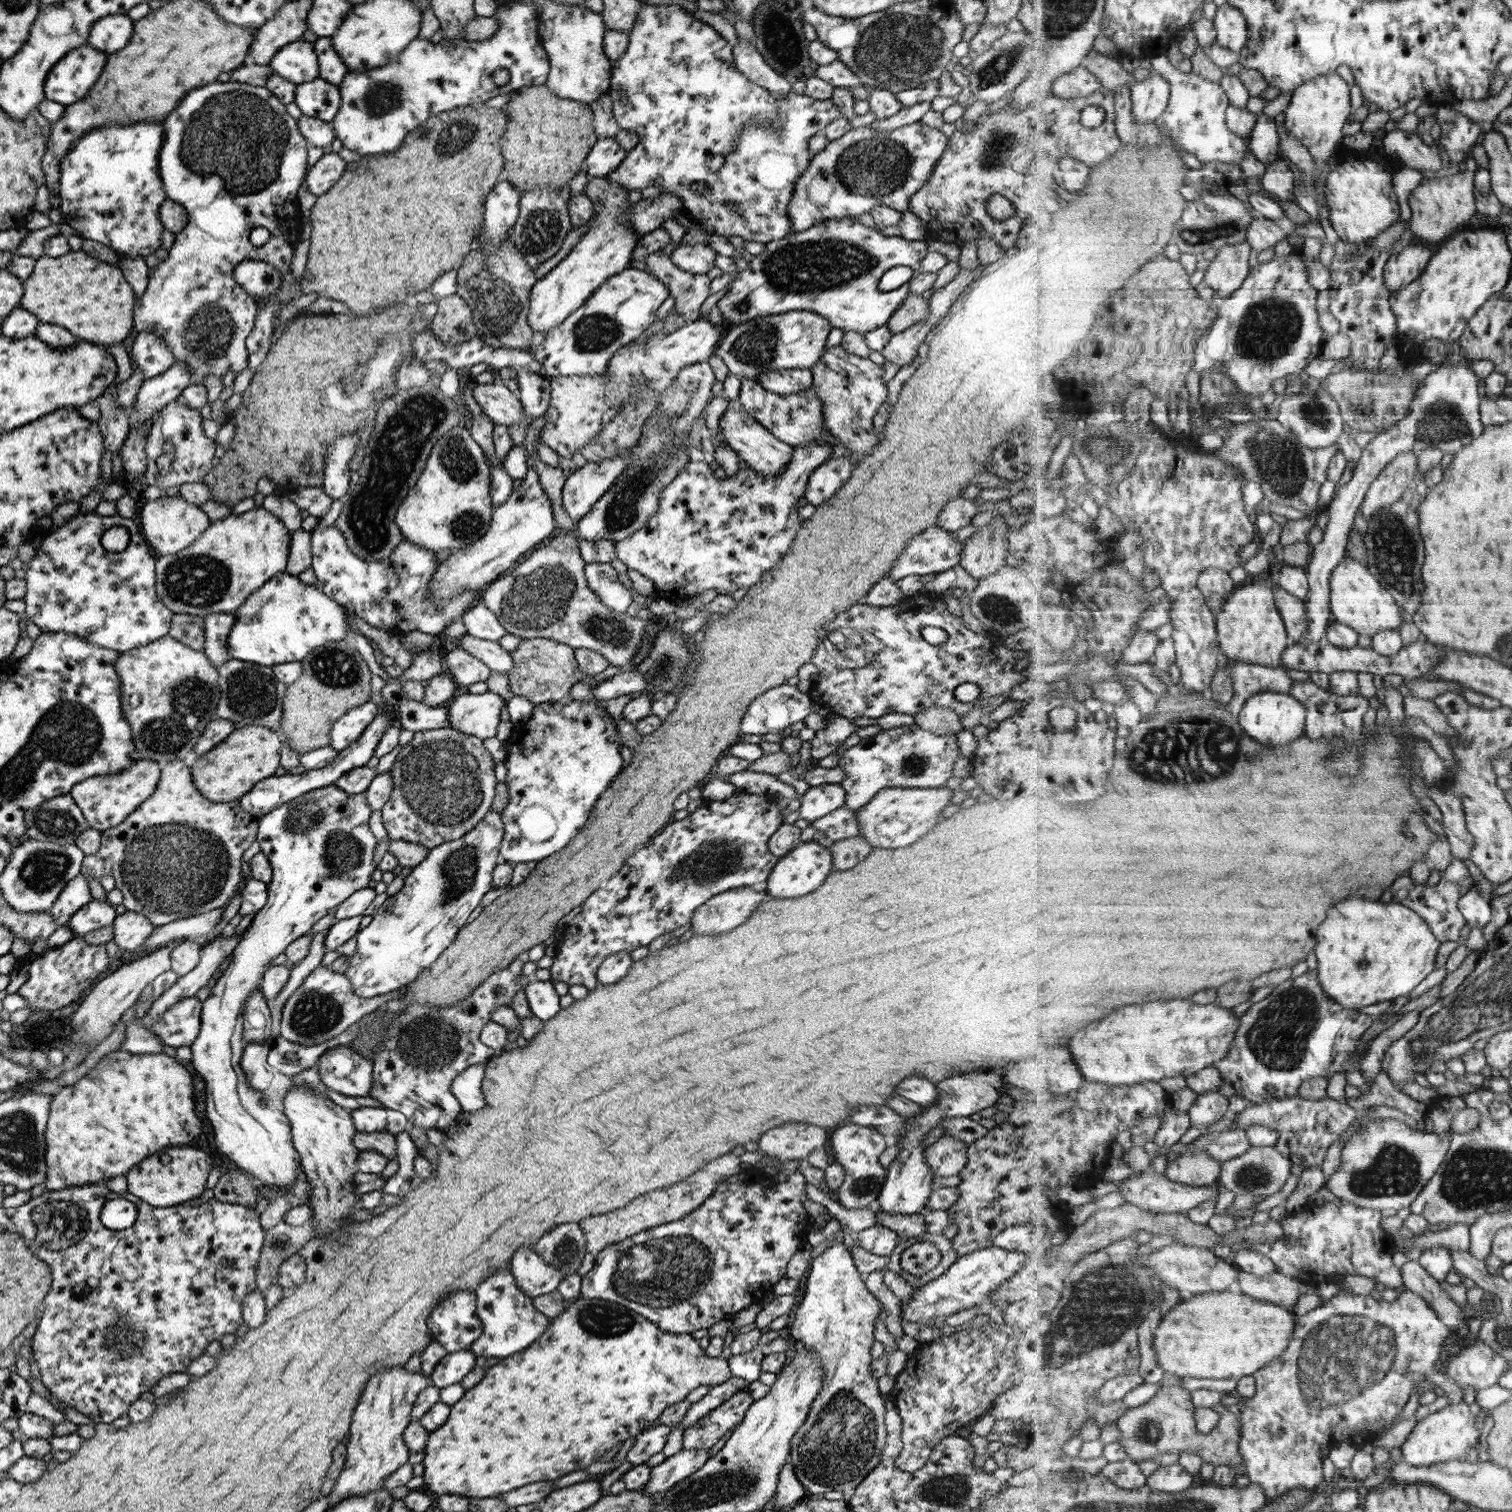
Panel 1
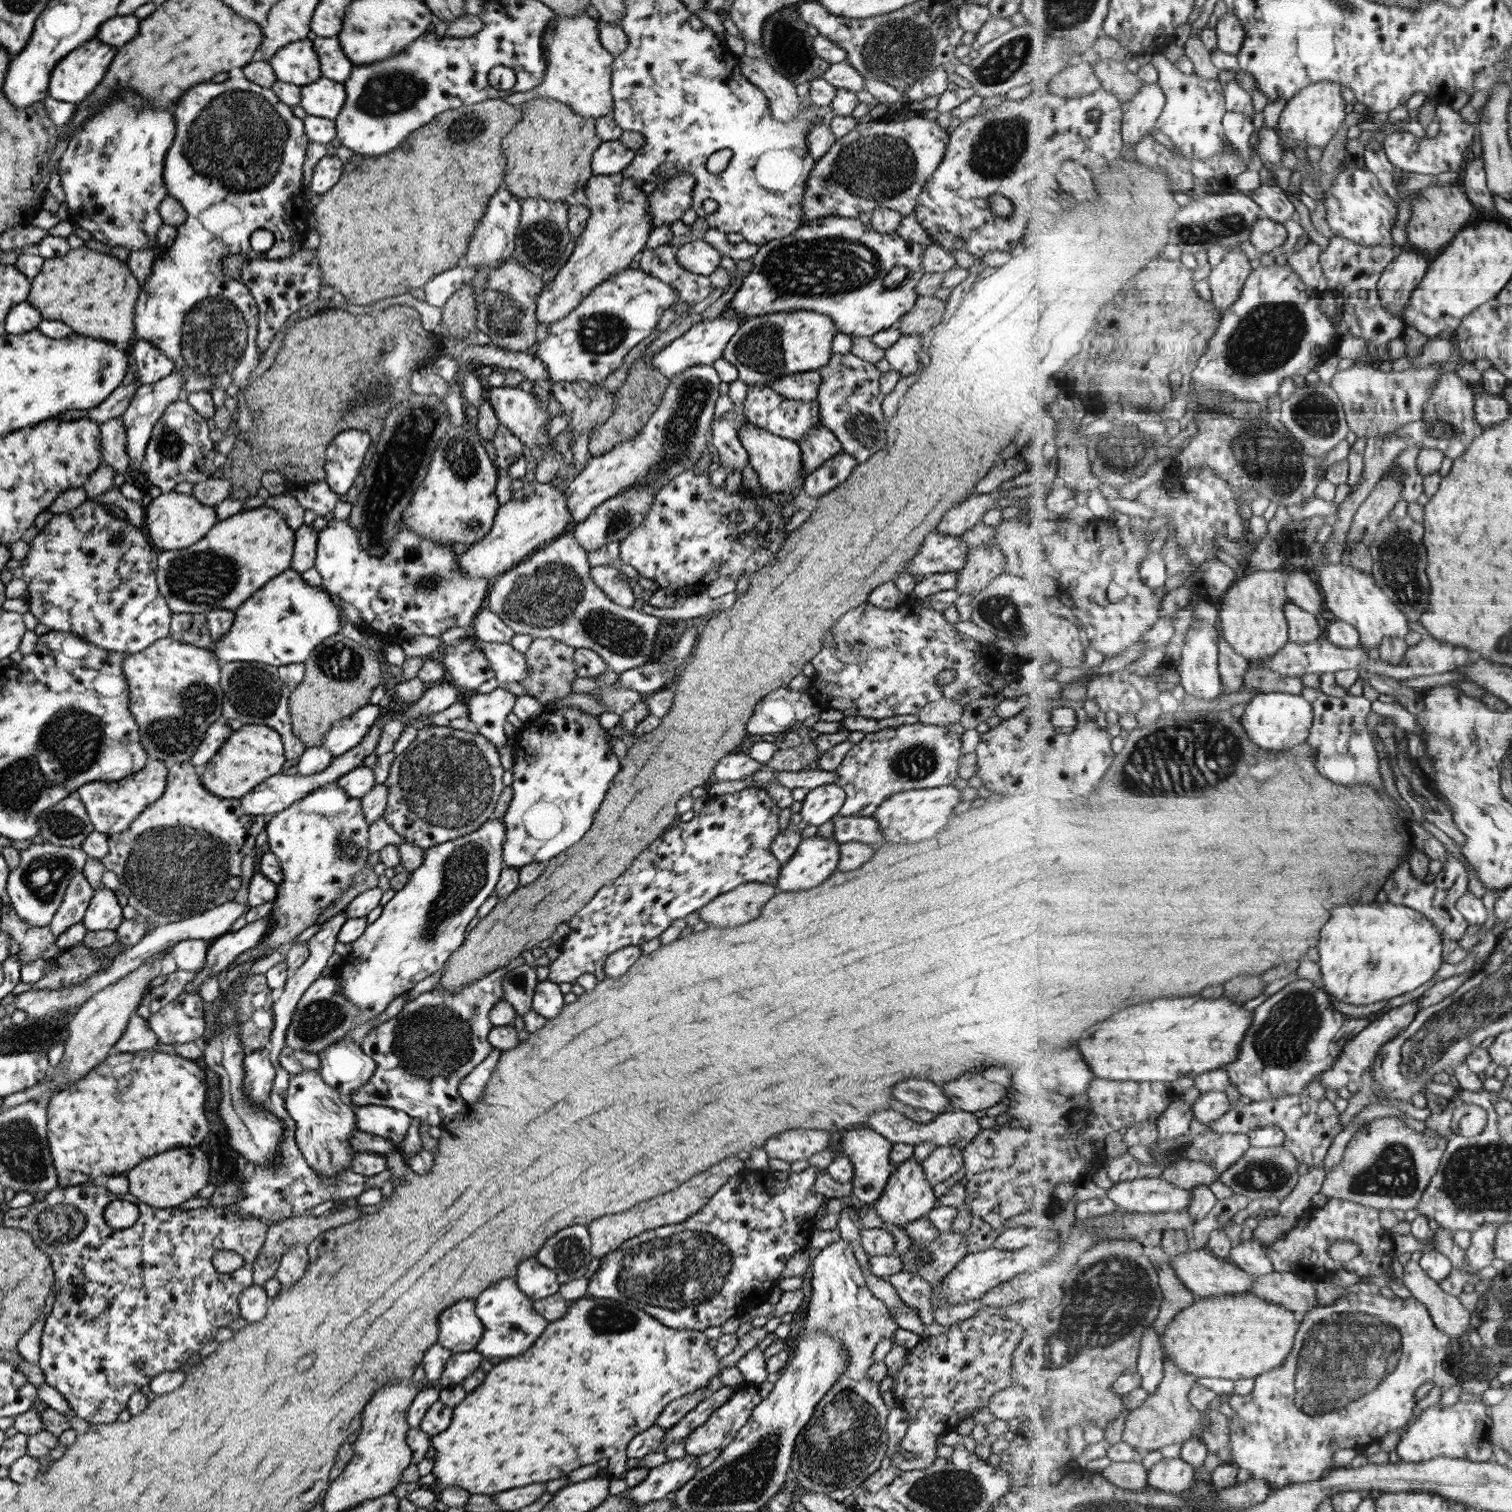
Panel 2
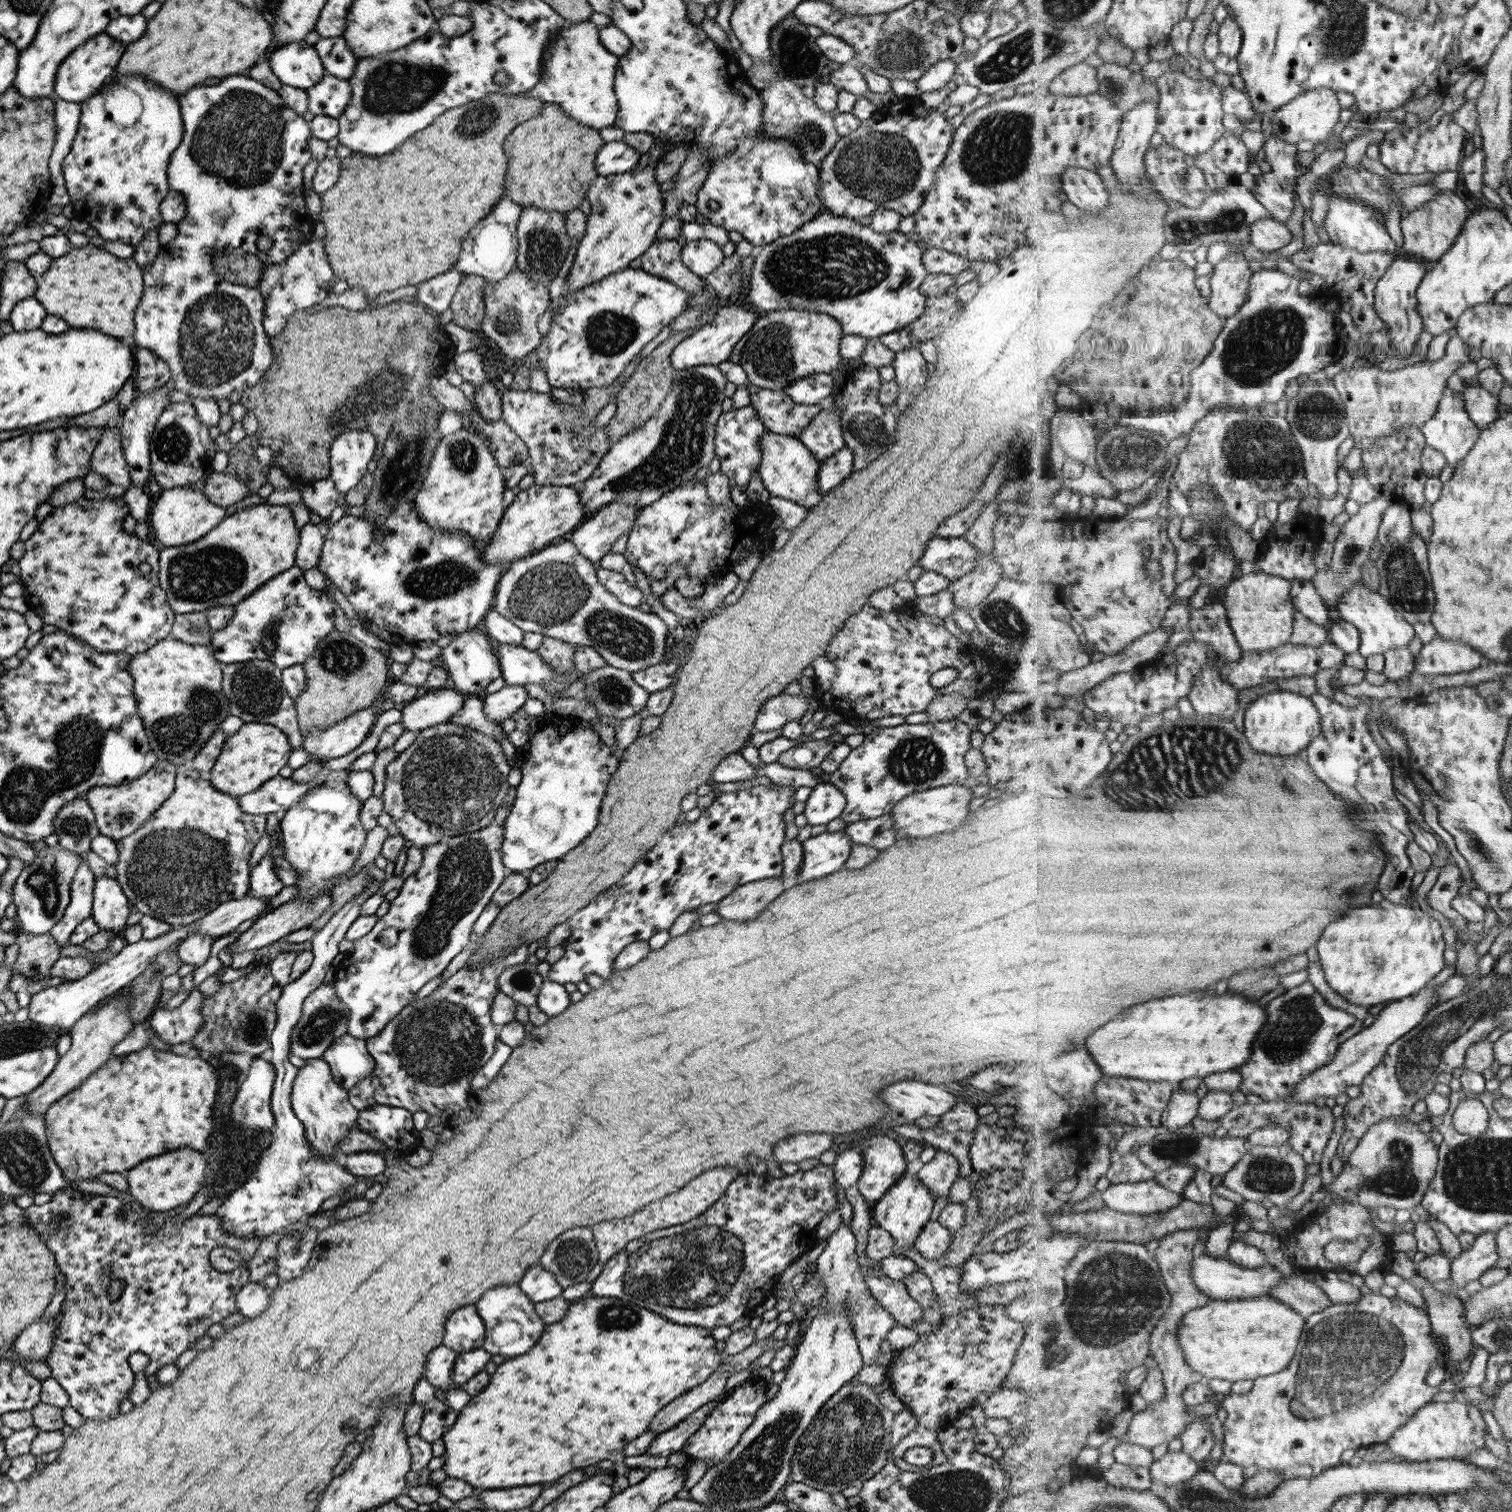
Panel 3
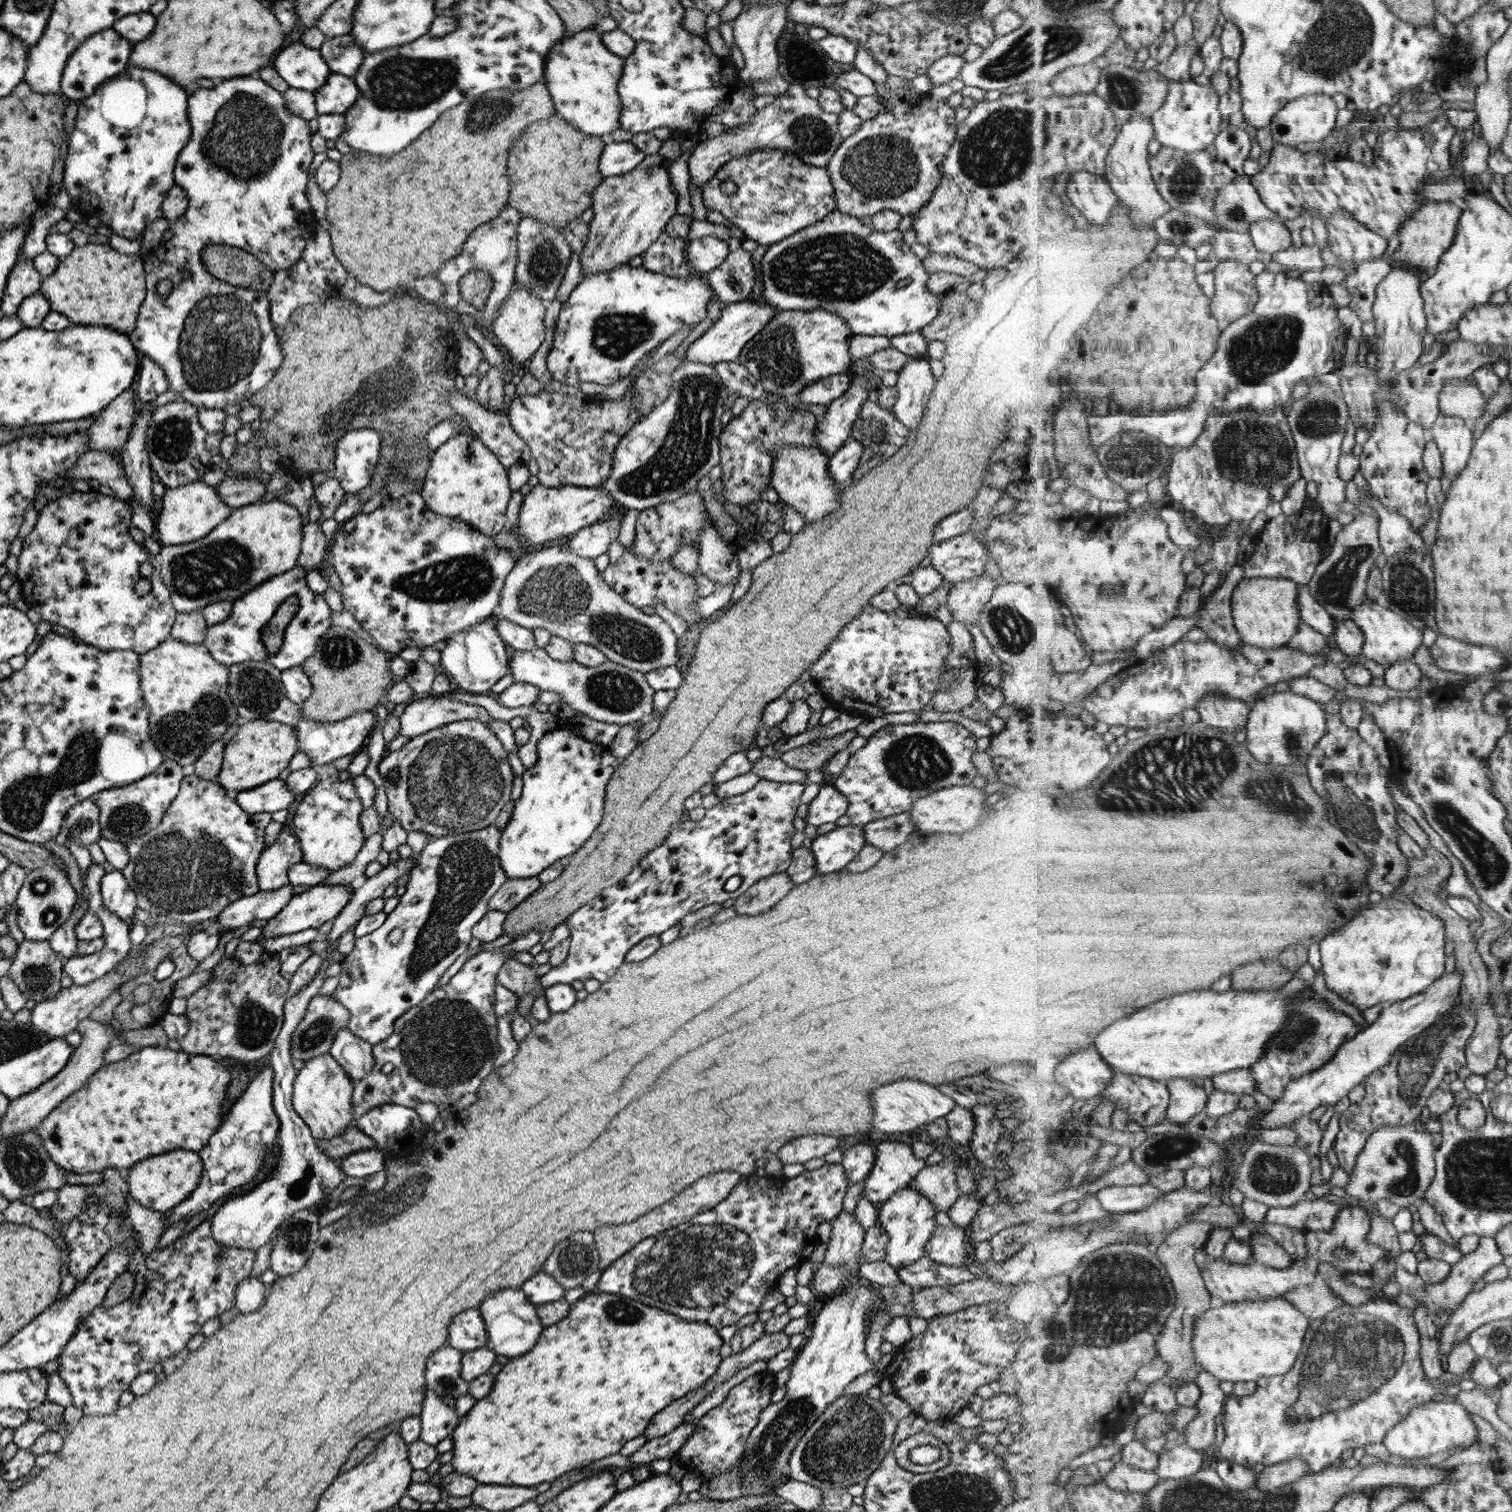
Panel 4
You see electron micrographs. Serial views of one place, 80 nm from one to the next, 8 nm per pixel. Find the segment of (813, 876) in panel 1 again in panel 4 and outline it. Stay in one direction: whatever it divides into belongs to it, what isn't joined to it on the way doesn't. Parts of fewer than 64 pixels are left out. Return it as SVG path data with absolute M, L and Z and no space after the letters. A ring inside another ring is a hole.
M848 824L837 827L822 835L815 835L809 846L817 875L843 870L855 858L864 842L862 825Z

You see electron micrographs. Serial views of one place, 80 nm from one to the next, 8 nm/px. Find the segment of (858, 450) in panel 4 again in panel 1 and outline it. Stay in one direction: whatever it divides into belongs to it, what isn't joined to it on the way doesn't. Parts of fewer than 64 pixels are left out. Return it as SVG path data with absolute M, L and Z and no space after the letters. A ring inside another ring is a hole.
M829 457L817 465L807 478L803 493L805 500L814 507L829 500L850 477L854 465L855 462L841 457Z

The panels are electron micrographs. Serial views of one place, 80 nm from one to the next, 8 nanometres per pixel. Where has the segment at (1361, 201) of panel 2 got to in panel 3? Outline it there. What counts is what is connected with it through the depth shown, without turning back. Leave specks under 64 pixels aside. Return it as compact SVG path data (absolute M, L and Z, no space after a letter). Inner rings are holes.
M1328 197L1328 209L1323 220L1323 228L1327 232L1329 241L1333 241L1337 246L1353 247L1359 252L1370 253L1373 251L1383 251L1393 253L1397 250L1395 240L1387 232L1387 226L1375 220L1376 208L1373 205L1361 204L1357 200L1347 200L1347 198Z

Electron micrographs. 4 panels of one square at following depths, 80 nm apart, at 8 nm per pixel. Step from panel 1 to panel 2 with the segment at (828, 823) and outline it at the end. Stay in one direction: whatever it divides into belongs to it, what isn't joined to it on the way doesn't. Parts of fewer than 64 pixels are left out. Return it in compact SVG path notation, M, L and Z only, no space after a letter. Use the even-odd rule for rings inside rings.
M837 813L830 820L833 824L832 840L839 843L862 842L874 847L885 844L880 835L880 830L878 830L876 820L871 817L846 817Z

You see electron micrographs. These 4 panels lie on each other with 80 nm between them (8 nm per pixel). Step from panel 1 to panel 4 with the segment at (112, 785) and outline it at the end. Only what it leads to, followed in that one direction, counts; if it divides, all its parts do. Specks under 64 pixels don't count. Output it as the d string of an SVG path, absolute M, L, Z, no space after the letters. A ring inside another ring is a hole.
M164 760L159 767L141 780L119 788L108 788L96 792L91 798L98 808L98 827L104 839L125 843L154 829L165 809L177 794L179 783L185 778L181 766L171 760Z

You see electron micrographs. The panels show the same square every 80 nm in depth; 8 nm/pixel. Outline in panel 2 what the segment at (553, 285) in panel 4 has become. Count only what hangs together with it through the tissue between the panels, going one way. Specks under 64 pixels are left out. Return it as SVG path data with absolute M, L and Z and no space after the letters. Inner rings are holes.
M527 198L520 201L519 222L513 241L512 256L518 260L532 275L542 275L547 267L553 266L559 255L566 250L566 244L571 238L568 228L567 208L565 201L548 201L543 199Z

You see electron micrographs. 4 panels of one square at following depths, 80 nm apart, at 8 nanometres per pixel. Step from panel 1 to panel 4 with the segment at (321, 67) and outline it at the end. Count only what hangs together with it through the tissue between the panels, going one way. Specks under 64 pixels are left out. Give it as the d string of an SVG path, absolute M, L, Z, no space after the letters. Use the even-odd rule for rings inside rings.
M350 33L325 38L318 51L330 72L341 76L352 77L365 56L364 50L354 42Z

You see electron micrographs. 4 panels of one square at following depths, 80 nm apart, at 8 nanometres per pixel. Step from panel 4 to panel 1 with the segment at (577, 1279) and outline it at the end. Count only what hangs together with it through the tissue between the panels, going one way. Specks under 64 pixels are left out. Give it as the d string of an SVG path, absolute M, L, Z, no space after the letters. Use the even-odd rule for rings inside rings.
M578 1223L558 1224L550 1228L535 1242L535 1253L560 1270L562 1278L576 1273L587 1253Z

